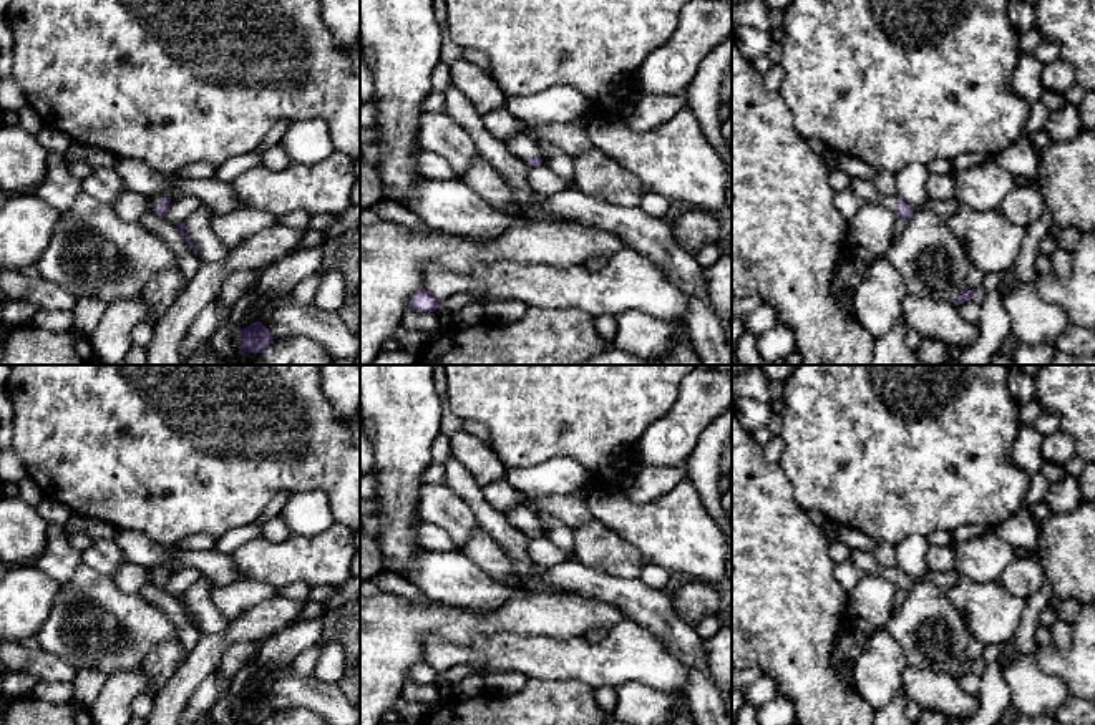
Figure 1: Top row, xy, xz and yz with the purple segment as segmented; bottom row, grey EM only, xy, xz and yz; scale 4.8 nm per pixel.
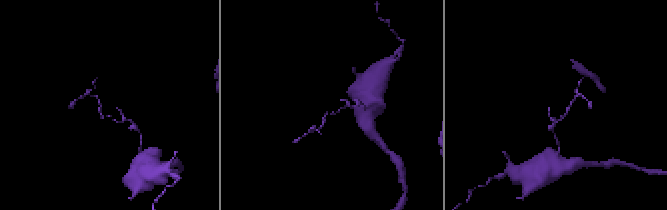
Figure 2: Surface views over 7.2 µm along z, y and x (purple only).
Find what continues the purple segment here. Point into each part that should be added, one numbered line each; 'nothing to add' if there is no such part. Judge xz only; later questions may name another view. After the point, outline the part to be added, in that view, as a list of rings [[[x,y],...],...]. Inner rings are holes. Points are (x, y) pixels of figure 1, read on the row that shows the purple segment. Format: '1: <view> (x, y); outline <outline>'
1: xz (523, 146); outline [[[524,133],[508,139],[504,144],[511,154],[514,154],[524,163],[529,163],[531,159],[539,158],[539,149],[536,143],[533,141],[533,138],[529,138]]]

